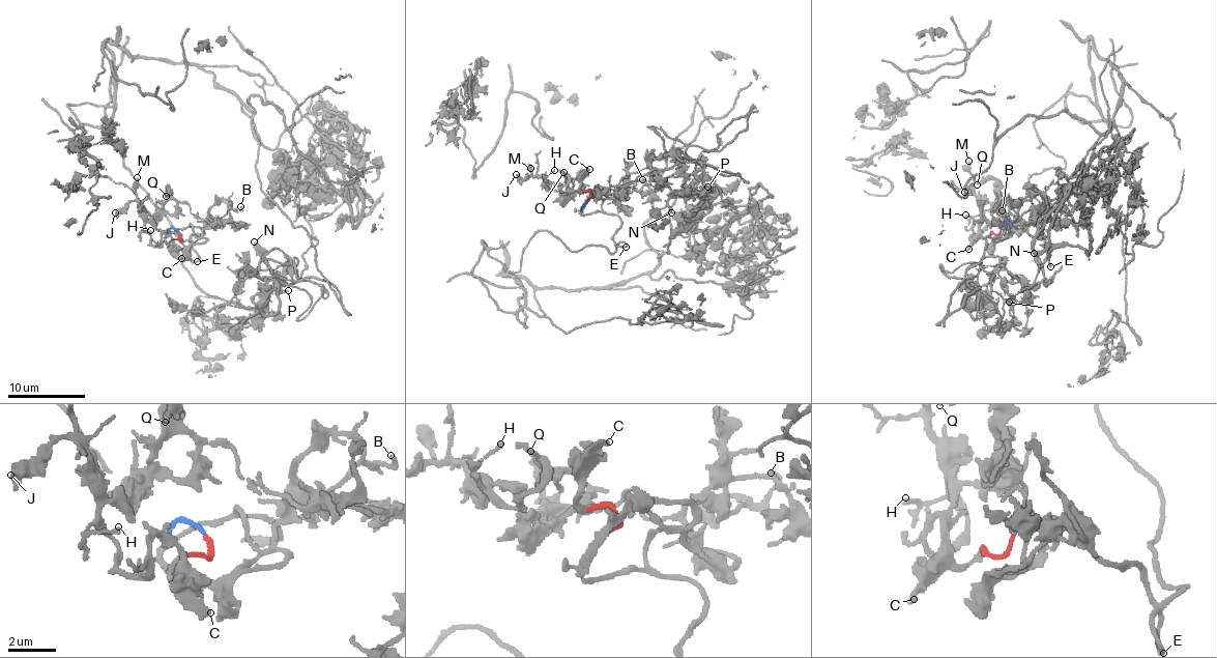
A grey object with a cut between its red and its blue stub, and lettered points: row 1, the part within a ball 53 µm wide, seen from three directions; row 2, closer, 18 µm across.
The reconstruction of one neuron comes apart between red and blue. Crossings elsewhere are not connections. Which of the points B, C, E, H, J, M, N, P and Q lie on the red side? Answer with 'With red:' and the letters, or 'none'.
With red: C, H, J, M, Q

